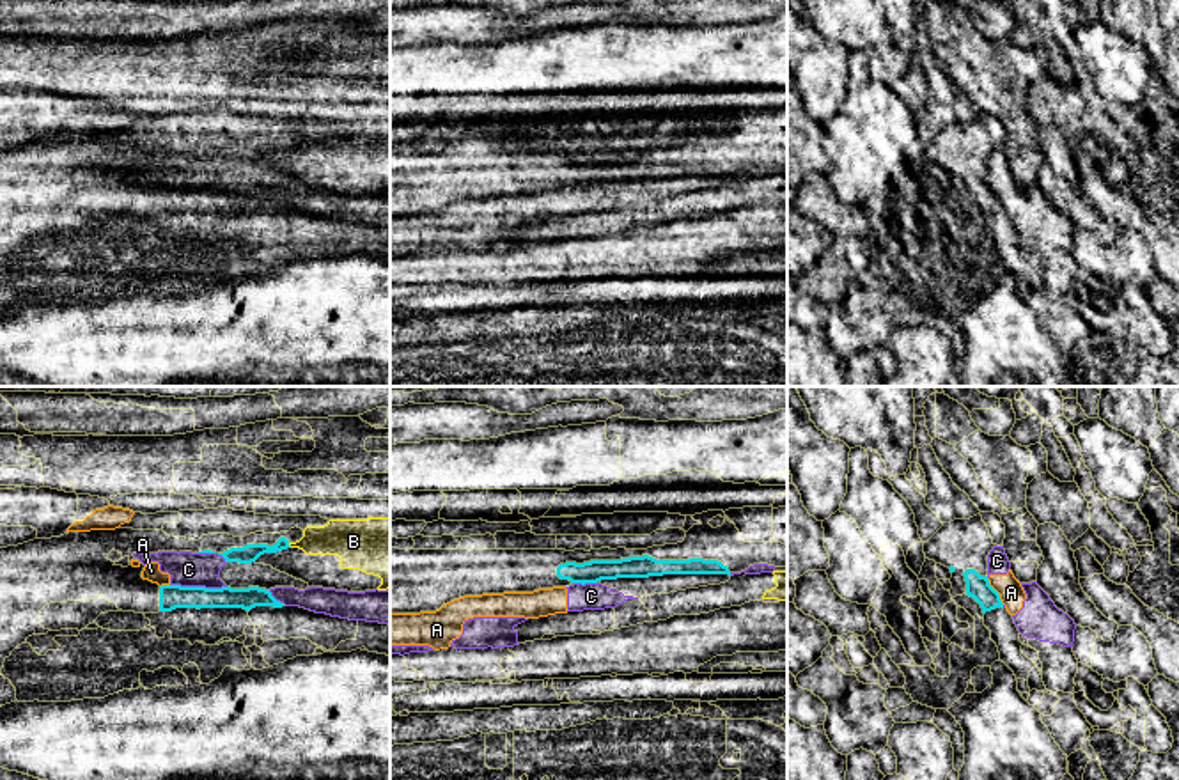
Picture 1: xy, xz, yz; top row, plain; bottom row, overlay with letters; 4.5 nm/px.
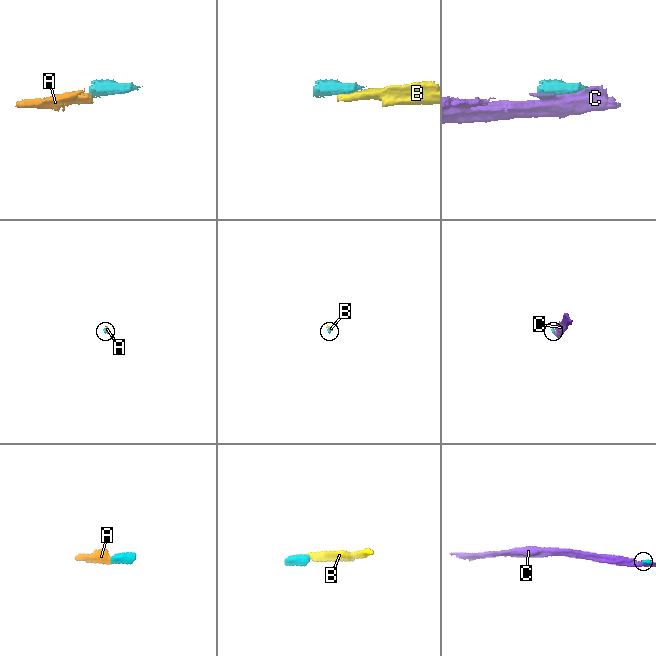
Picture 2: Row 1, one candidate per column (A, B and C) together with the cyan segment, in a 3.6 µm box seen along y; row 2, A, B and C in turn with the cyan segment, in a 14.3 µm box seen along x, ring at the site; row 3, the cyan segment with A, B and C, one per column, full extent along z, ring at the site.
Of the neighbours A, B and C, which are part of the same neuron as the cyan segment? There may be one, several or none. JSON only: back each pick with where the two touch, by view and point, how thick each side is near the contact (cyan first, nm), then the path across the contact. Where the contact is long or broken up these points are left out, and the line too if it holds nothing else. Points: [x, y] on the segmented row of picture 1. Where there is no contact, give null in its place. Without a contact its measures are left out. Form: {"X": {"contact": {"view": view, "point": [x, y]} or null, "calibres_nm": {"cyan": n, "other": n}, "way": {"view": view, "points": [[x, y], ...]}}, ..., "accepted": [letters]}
{"accepted": []}

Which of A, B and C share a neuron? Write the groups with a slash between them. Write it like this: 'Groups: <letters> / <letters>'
Groups: A C / B

